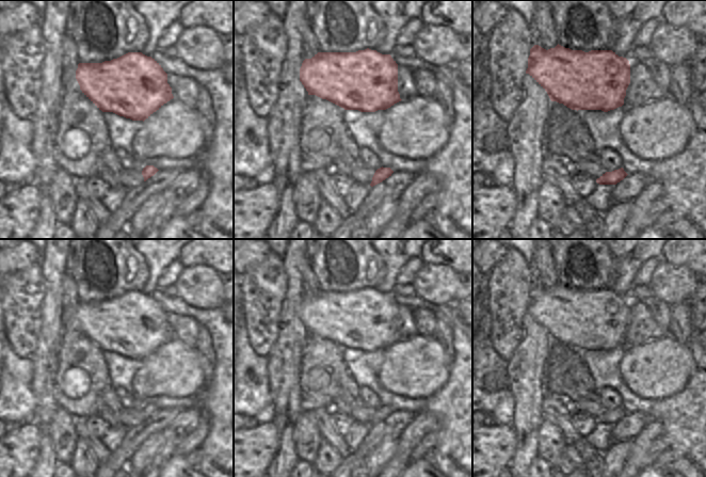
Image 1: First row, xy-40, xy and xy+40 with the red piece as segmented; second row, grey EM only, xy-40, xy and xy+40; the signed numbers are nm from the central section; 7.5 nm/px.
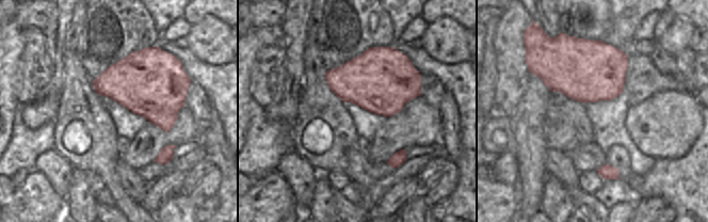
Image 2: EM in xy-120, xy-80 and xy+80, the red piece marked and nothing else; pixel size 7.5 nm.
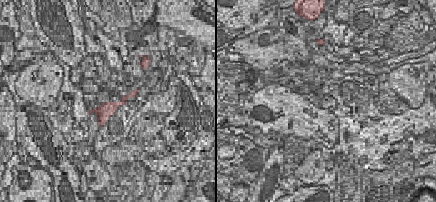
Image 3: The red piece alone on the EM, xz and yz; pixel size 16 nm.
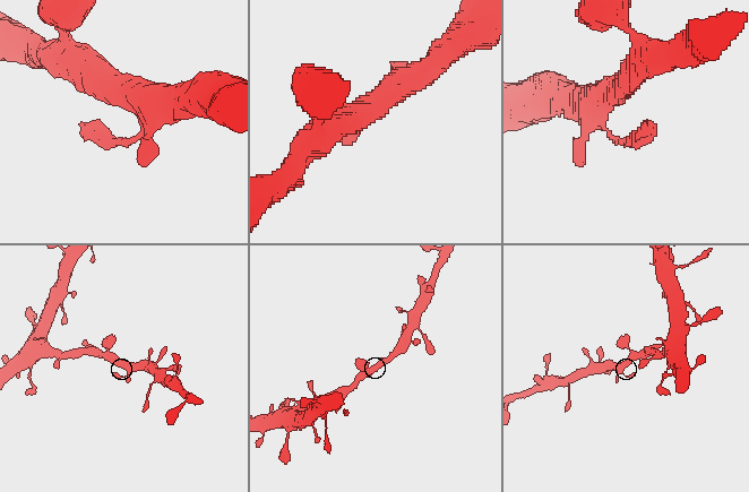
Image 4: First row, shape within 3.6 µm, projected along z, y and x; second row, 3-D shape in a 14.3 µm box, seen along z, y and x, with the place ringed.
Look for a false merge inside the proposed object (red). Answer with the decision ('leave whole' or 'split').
leave whole

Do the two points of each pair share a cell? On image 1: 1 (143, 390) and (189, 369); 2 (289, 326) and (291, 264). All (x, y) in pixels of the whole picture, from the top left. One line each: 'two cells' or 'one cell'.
1: one cell
2: one cell

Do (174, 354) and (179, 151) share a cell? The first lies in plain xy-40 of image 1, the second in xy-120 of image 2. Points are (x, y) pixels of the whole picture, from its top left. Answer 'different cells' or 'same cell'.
different cells

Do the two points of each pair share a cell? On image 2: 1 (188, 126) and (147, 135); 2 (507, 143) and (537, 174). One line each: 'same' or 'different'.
1: same
2: different

